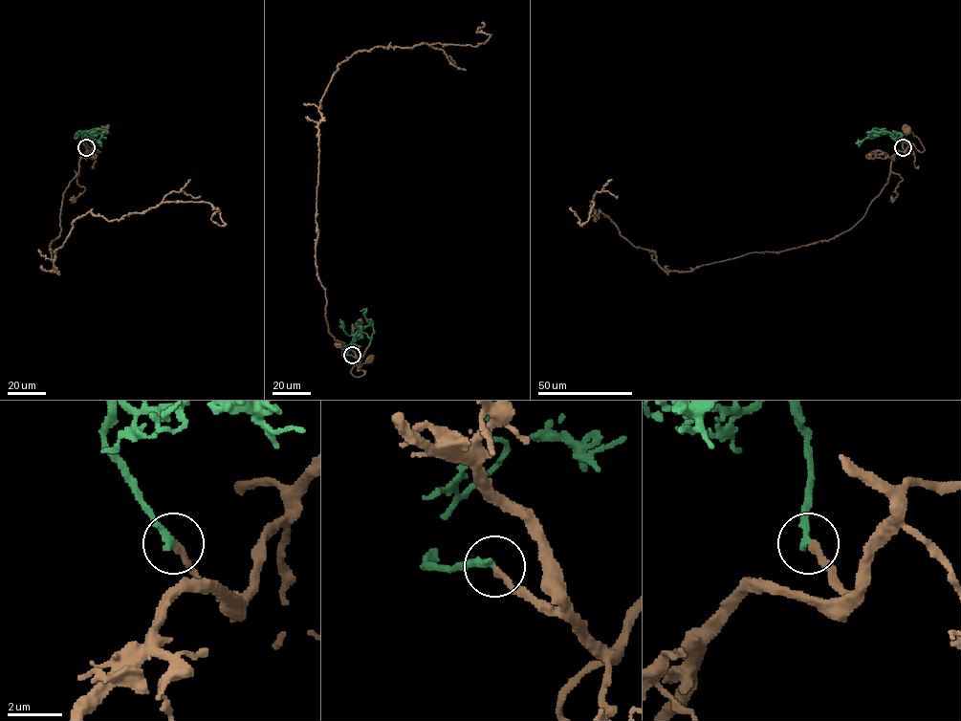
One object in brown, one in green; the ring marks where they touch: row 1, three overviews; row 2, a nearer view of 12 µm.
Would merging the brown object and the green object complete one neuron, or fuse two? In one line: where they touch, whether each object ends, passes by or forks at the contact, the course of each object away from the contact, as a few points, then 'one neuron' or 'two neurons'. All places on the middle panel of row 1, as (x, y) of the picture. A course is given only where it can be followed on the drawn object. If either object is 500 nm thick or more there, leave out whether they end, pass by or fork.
place (352, 355); brown ends; green ends; course brown (352, 355), (360, 361), (357, 365), (364, 373), (355, 377), (351, 370), (354, 366), (370, 360); course green (352, 355), (347, 355), (353, 345), (353, 337), (370, 325), (365, 311), (360, 311); one neuron

